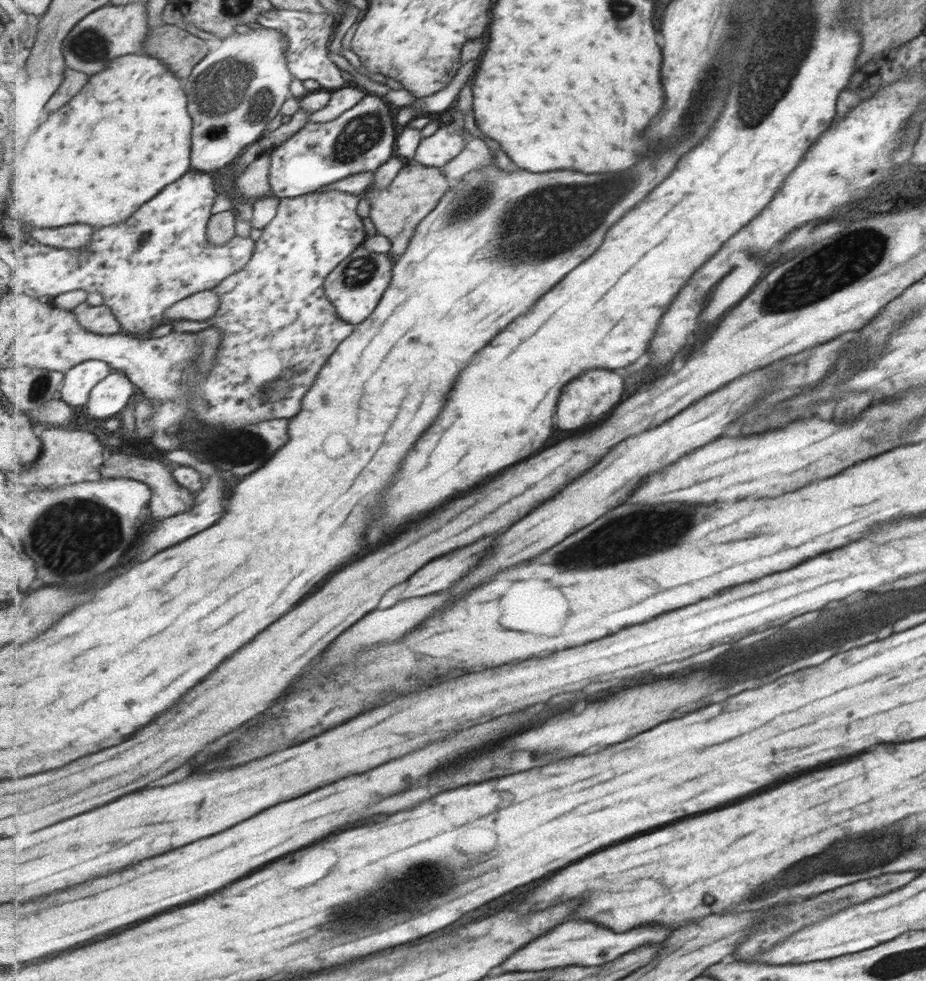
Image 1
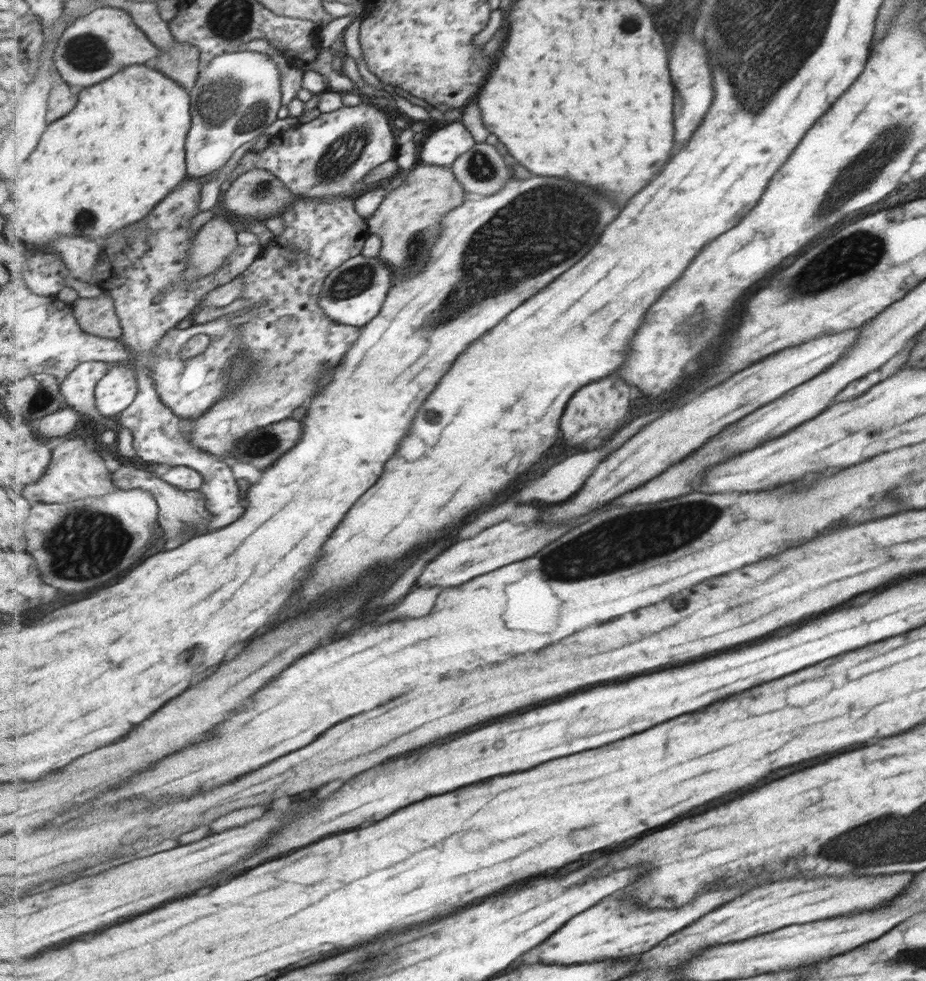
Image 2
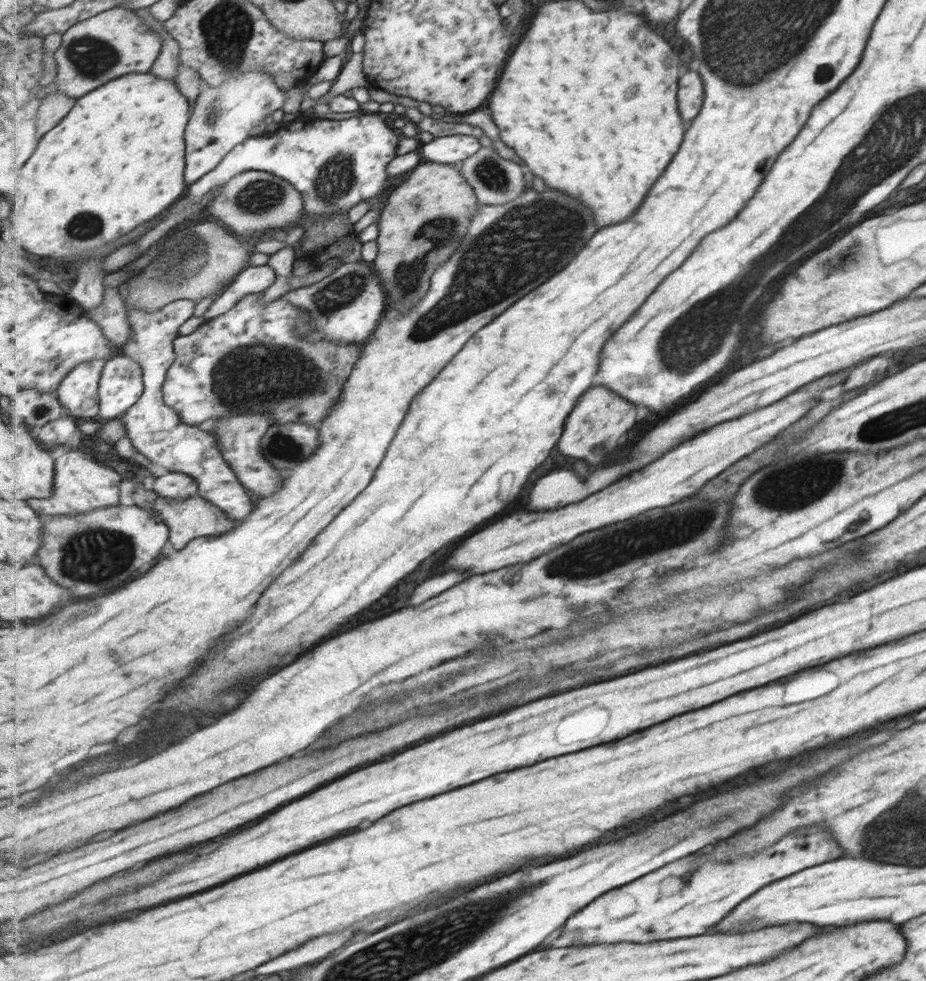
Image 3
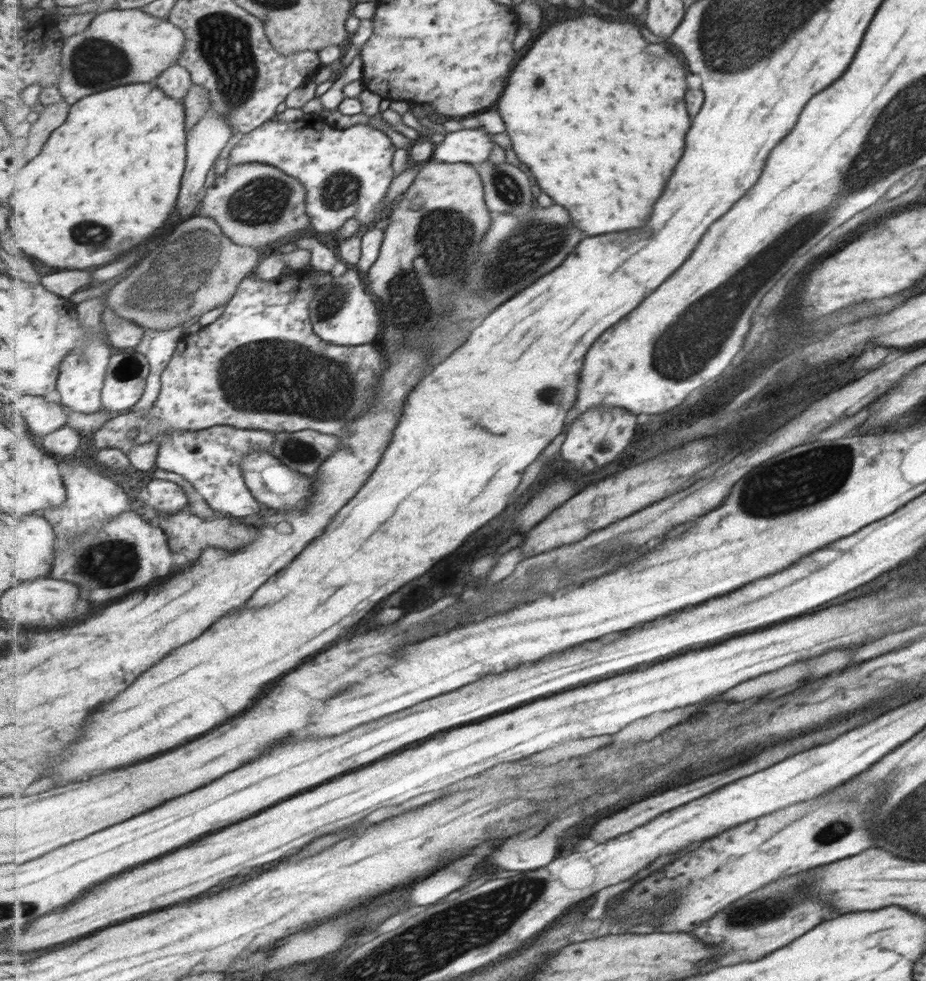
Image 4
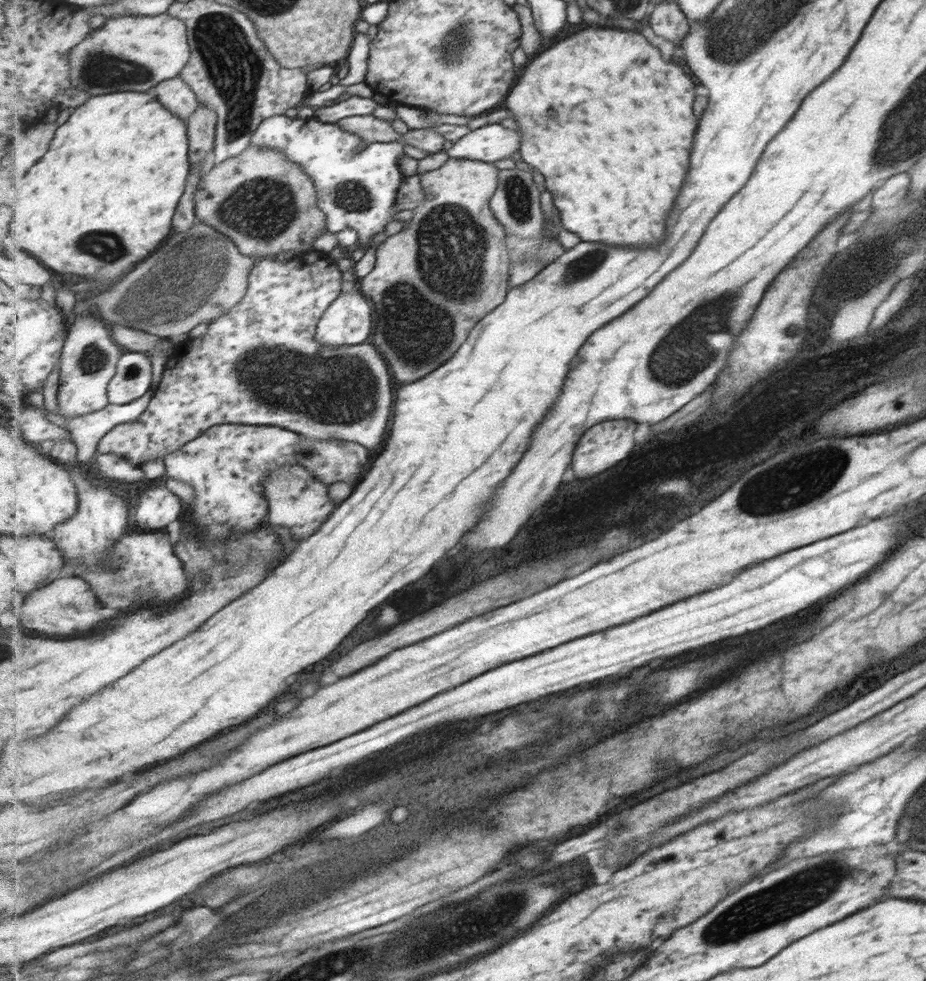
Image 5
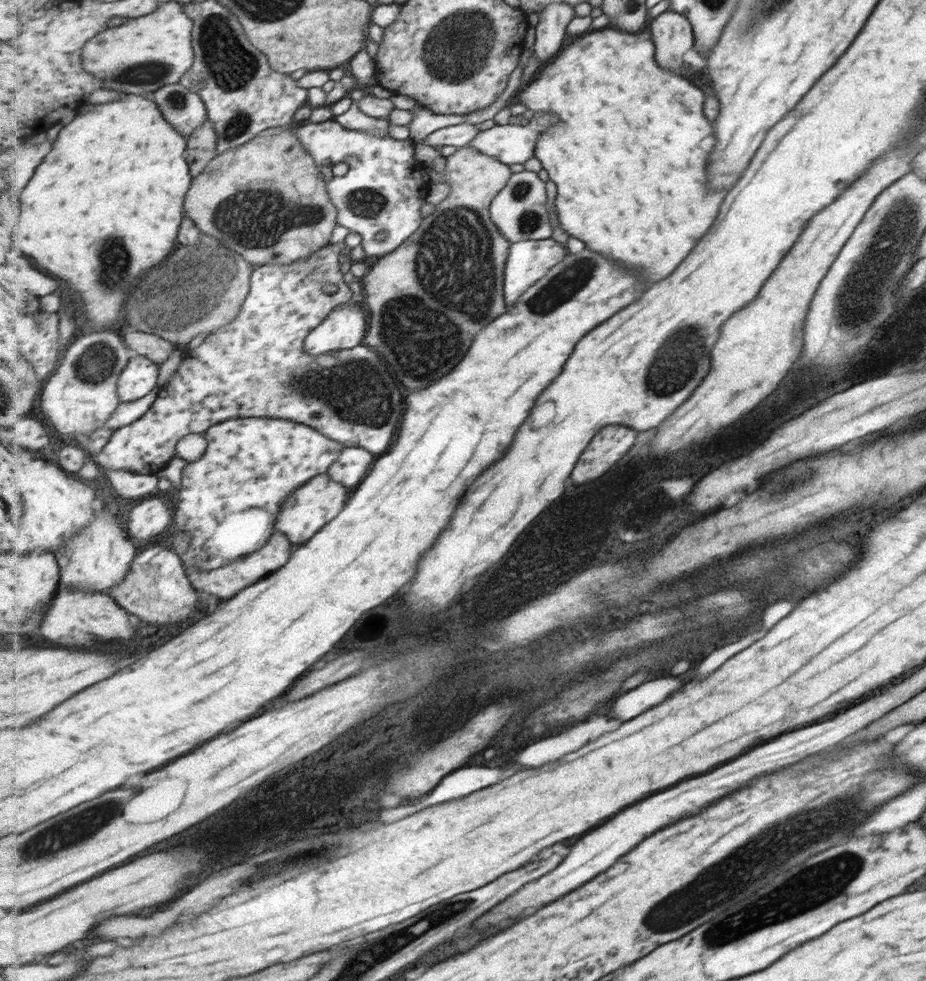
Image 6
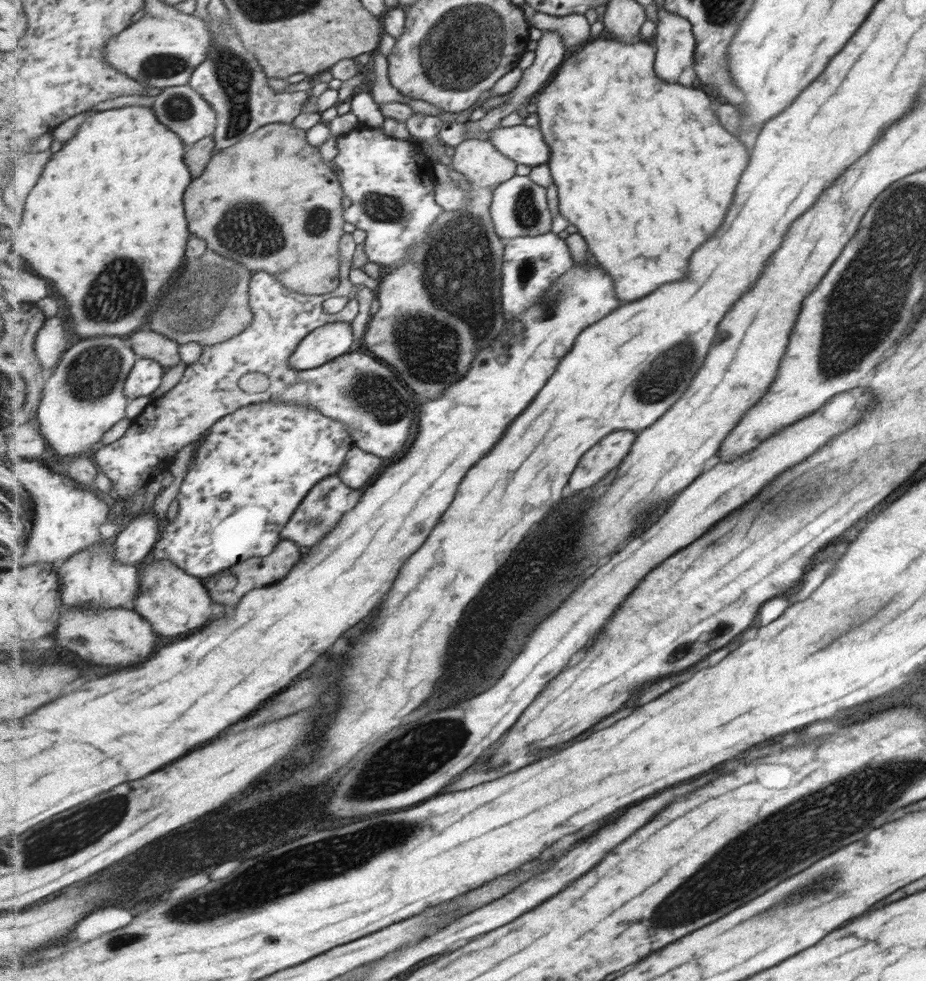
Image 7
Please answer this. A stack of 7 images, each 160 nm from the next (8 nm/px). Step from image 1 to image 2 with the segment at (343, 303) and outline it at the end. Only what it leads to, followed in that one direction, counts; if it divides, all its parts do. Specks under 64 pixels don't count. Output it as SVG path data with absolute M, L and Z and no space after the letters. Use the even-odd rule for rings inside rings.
M355 256L334 270L324 284L320 304L327 316L336 323L354 327L365 327L382 310L390 288L393 286L389 264L380 257Z

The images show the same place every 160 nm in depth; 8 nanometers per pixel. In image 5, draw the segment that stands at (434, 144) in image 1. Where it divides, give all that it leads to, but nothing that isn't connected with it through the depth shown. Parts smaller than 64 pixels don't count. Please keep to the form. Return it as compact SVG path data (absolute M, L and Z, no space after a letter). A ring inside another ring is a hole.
M499 123L486 124L457 139L446 154L453 158L493 163L511 158L520 150L521 139L519 130L505 128Z

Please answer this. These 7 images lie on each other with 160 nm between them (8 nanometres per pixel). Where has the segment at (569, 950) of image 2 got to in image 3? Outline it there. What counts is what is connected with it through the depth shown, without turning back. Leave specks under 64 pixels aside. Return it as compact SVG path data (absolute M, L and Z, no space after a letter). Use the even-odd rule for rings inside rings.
M801 828L779 840L779 844L753 854L749 858L739 858L731 864L715 864L699 868L689 882L675 894L675 864L661 868L635 884L627 884L615 892L607 892L603 900L589 904L579 916L573 916L563 928L563 936L579 934L571 946L581 944L617 944L617 942L637 942L647 944L655 940L673 940L683 936L705 934L713 924L725 918L731 910L753 895L765 884L795 874L803 868L817 866L839 856L837 844L821 828ZM635 920L635 922L633 922ZM635 928L635 930L631 930ZM653 928L653 930L637 930Z

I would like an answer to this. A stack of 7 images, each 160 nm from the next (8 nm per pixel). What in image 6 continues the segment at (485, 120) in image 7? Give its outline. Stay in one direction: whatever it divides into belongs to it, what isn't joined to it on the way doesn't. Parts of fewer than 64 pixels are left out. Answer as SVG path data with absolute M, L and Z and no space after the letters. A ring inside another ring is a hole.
M564 2L553 3L539 12L533 52L542 66L545 62L541 60L551 60L561 52L561 44L567 38L570 22L576 16L573 7Z

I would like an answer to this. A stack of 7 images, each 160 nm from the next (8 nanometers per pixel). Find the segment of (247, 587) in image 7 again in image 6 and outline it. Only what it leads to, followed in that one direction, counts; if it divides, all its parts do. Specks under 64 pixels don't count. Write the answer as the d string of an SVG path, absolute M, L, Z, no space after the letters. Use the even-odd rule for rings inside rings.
M276 531L263 548L253 552L253 555L243 557L245 560L239 560L239 564L227 564L227 568L221 567L213 571L186 567L186 573L196 589L214 593L220 599L227 600L238 595L245 587L265 580L273 571L278 571L282 566L286 566L291 555L294 555L294 552L291 551L291 543L285 533Z

